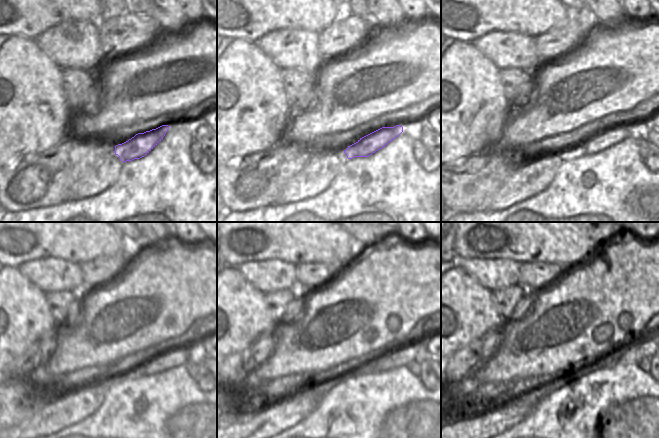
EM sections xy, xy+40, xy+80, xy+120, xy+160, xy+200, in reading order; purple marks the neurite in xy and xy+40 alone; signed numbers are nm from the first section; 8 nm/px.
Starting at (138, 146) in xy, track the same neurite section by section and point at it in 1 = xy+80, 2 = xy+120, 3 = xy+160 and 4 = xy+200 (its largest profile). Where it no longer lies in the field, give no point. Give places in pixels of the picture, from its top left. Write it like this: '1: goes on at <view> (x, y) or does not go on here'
1: goes on at xy+80 (613, 135)
2: goes on at xy+120 (178, 356)
3: goes on at xy+160 (417, 351)
4: goes on at xy+200 (643, 347)

